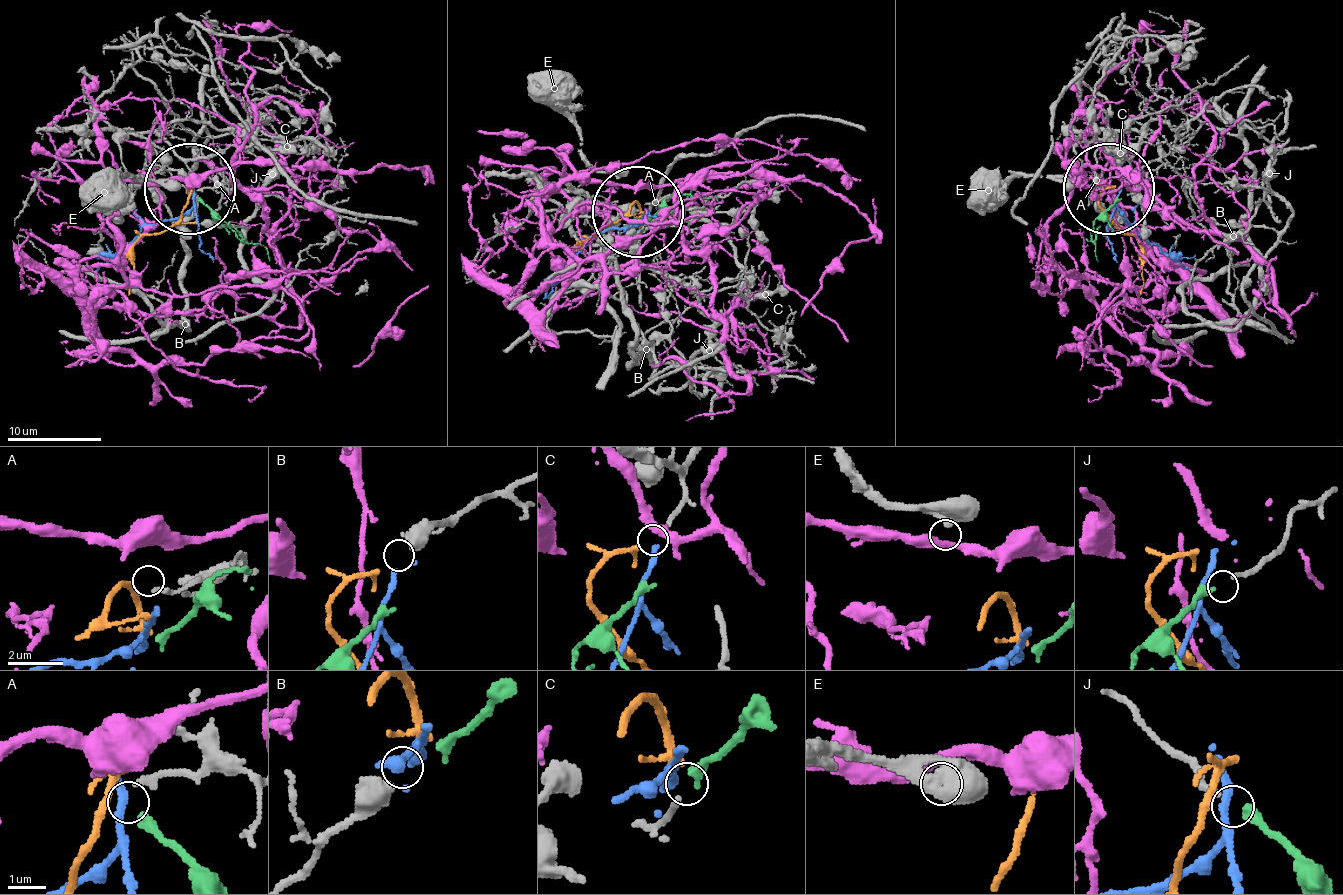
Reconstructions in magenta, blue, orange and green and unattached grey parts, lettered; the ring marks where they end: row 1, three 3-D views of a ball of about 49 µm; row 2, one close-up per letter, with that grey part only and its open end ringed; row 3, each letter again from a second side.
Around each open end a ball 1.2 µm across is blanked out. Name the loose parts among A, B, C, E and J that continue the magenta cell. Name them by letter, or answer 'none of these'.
none of these

